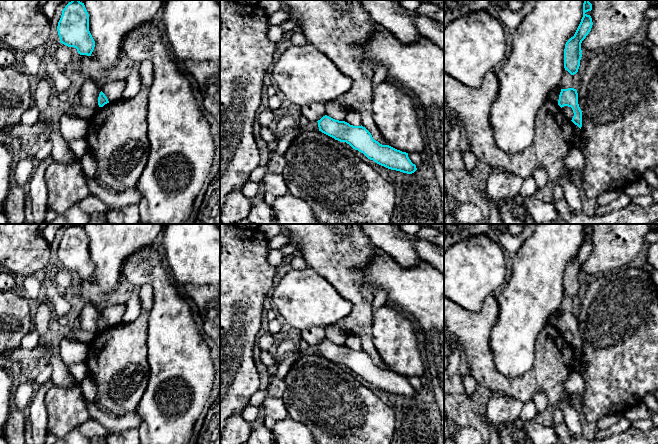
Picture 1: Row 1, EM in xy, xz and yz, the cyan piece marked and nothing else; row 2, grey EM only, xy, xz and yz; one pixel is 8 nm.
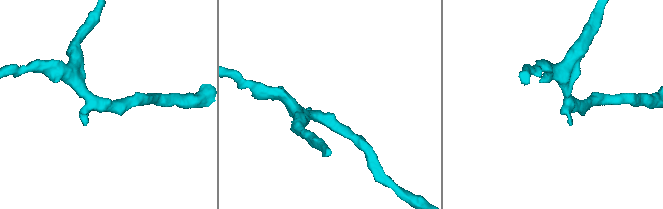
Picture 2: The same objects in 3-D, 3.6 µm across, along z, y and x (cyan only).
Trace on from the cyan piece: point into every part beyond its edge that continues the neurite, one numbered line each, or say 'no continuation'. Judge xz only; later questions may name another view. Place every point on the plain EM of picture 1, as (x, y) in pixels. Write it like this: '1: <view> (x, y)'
no continuation

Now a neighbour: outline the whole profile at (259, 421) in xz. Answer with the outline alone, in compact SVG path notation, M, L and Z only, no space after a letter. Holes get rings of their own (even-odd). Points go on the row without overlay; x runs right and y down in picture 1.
M261 405L259 407L259 414L257 418L250 423L250 426L251 428L256 428L256 427L264 425L264 422L265 422L265 410L264 410L264 405Z

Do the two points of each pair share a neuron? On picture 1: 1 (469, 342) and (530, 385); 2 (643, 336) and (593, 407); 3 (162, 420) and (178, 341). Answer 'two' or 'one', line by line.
1: one
2: one
3: one

